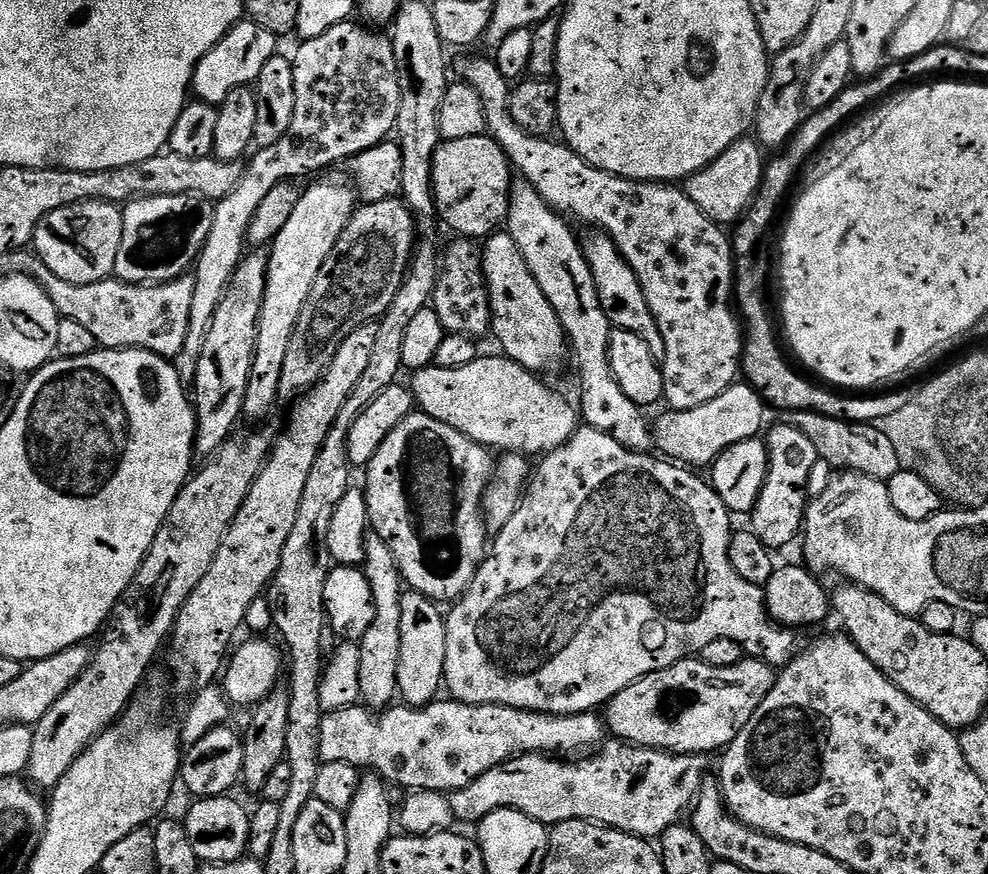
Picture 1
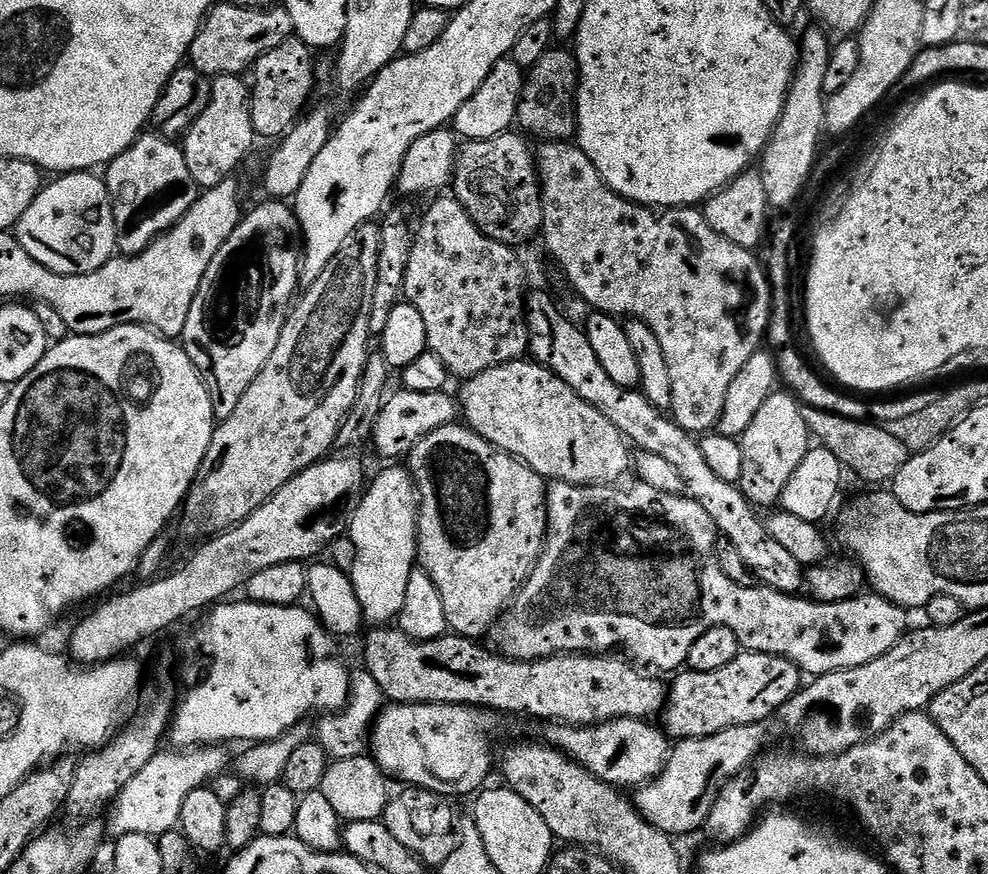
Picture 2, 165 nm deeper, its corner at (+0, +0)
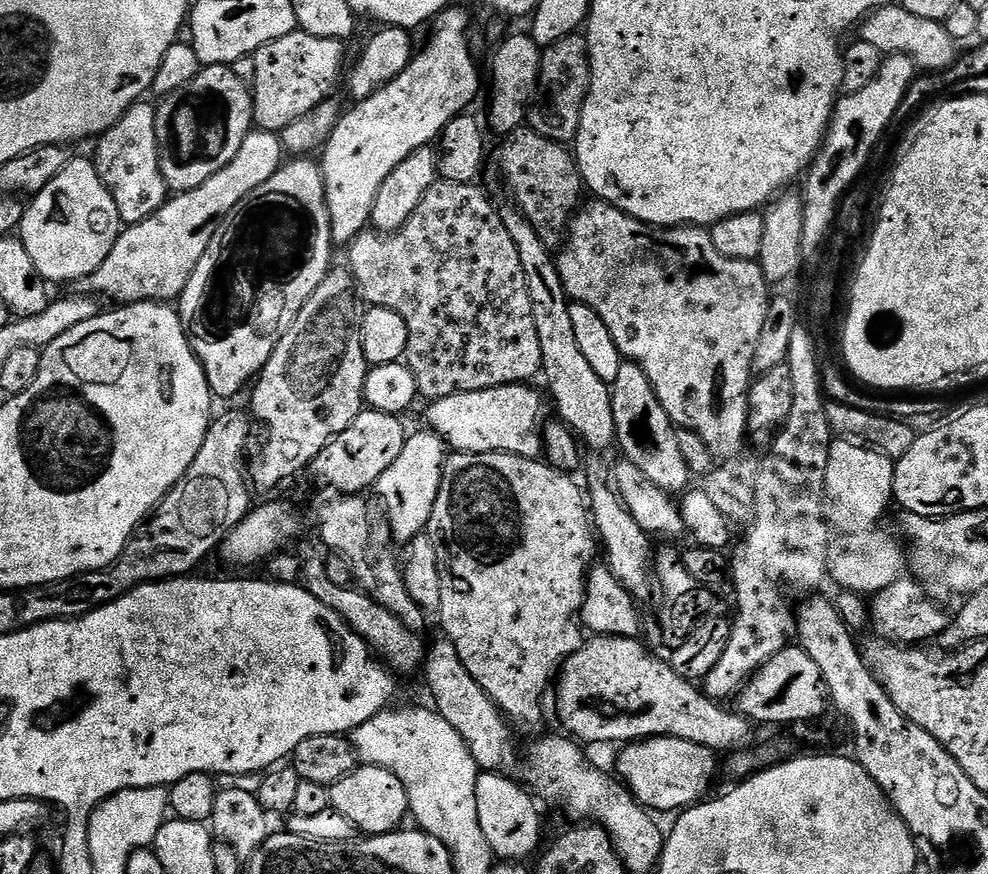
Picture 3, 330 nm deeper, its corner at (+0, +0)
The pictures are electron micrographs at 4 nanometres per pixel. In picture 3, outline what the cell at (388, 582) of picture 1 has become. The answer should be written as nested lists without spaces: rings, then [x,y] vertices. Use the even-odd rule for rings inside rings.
[[[431,430],[423,431],[416,432],[413,436],[411,433],[405,439],[402,454],[394,458],[394,466],[390,466],[390,470],[386,470],[386,474],[382,474],[374,486],[374,492],[380,495],[380,500],[384,503],[386,523],[396,542],[410,542],[427,529],[442,482],[442,468],[446,459],[444,439]]]

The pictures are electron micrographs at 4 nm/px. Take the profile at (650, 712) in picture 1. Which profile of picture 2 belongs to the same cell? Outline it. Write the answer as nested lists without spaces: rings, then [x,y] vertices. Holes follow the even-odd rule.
[[[741,650],[738,658],[734,658],[734,662],[730,662],[728,665],[722,666],[722,670],[710,670],[709,672],[684,670],[676,678],[677,680],[670,684],[666,692],[666,703],[662,709],[662,717],[664,716],[662,728],[669,737],[680,740],[706,738],[710,734],[718,734],[722,730],[734,726],[763,724],[769,719],[767,716],[775,717],[780,709],[788,703],[788,699],[796,695],[802,687],[802,673],[797,664],[781,656],[747,650]]]

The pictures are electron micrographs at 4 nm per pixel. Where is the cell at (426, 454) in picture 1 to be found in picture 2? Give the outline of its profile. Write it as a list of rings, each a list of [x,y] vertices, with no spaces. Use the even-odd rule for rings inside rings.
[[[463,423],[447,424],[430,434],[413,446],[412,451],[406,457],[406,467],[412,473],[412,481],[416,483],[416,495],[418,497],[418,511],[416,513],[416,558],[419,567],[438,586],[438,594],[442,594],[442,606],[446,609],[446,622],[449,629],[457,636],[469,638],[484,638],[493,631],[497,620],[504,615],[509,604],[516,598],[528,575],[532,572],[532,566],[544,549],[544,537],[548,534],[548,493],[546,481],[539,476],[530,466],[526,466],[515,456],[496,448],[490,442],[486,442],[471,428]]]

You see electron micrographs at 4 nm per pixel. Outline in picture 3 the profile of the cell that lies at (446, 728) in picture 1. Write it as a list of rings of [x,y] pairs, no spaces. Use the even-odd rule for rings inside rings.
[[[653,736],[647,740],[633,742],[619,749],[620,757],[616,760],[616,768],[620,771],[619,779],[625,788],[653,813],[679,813],[685,808],[701,803],[709,795],[712,788],[712,779],[716,776],[717,753],[706,746],[698,746],[698,742],[690,742],[686,738],[673,736]]]

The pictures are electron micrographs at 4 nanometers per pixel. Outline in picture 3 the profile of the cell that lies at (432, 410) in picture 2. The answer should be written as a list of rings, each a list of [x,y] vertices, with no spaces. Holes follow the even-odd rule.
[[[527,383],[449,394],[447,398],[438,398],[427,405],[427,427],[442,437],[452,452],[509,452],[515,456],[536,458],[542,452],[540,411],[544,408],[545,397],[541,396]]]

